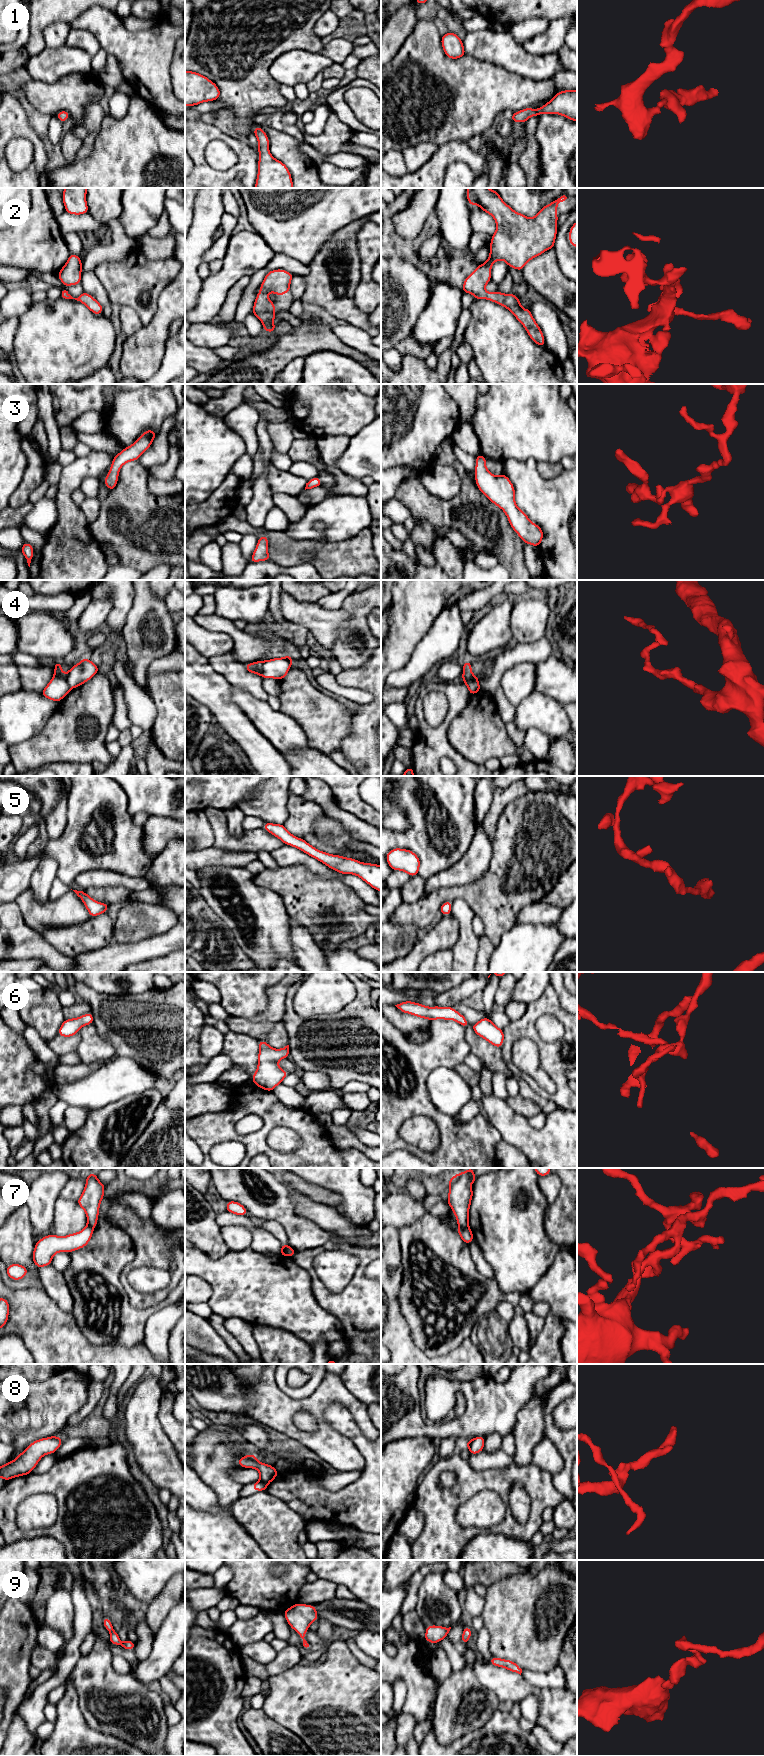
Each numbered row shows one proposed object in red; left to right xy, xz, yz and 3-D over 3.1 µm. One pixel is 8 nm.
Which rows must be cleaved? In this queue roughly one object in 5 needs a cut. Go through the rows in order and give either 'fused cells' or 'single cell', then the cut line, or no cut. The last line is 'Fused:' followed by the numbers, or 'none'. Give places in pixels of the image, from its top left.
1: single cell; cut none
2: single cell; cut none
3: single cell; cut none
4: fused cells; cut xz (264, 661), (260, 674)
5: single cell; cut none
6: single cell; cut none
7: fused cells; cut yz (458, 1226), (468, 1228)
8: single cell; cut none
9: single cell; cut none
Fused: 4, 7

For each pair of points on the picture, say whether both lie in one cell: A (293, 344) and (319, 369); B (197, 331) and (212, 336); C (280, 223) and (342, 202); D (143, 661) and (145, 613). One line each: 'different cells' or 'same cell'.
A: different cells
B: same cell
C: same cell
D: same cell

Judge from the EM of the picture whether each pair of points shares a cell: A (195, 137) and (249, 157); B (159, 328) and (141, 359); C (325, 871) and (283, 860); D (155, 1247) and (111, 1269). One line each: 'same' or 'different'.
A: same
B: same
C: same
D: different

